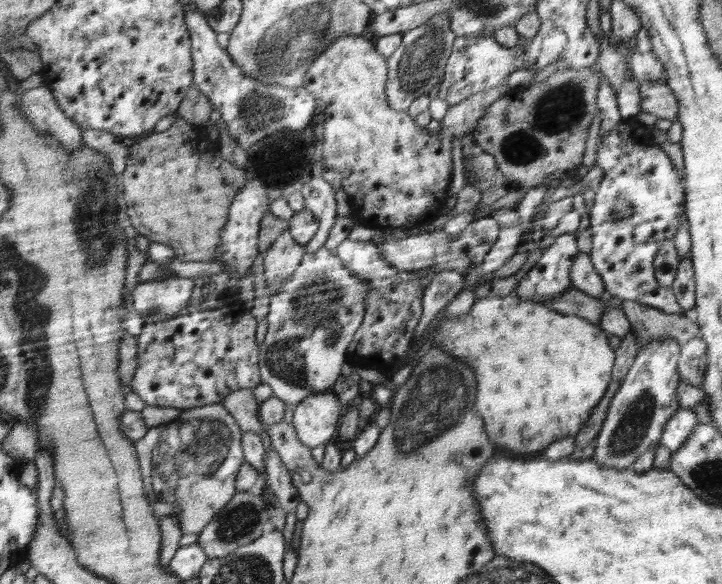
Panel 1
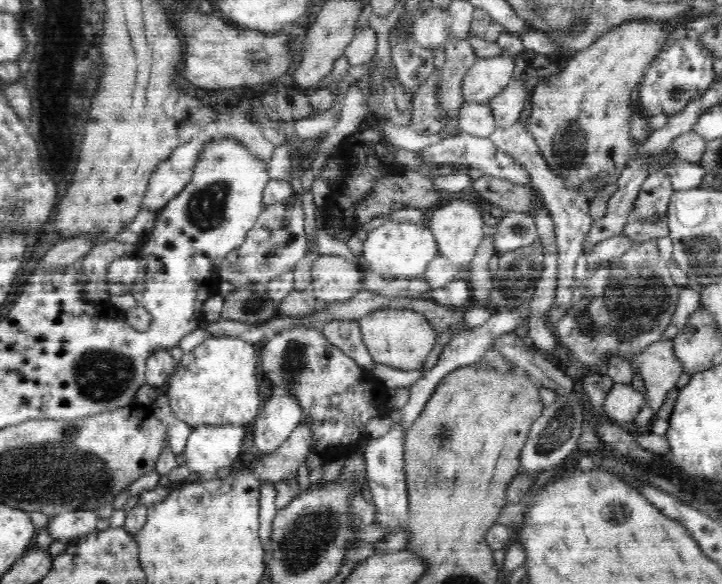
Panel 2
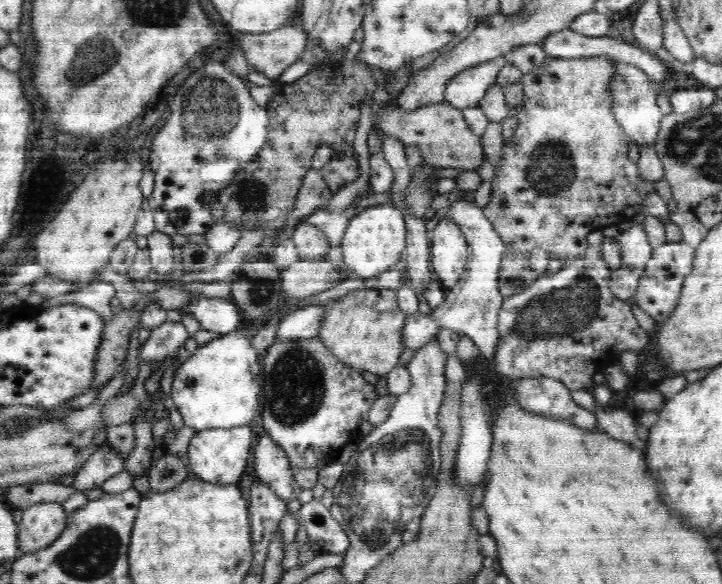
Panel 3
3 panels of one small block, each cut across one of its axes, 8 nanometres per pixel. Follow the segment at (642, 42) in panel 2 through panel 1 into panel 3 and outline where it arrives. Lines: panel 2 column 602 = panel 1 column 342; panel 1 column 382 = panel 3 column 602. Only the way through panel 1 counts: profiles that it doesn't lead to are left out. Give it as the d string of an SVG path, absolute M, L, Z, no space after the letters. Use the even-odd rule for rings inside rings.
M594 55L590 58L548 58L544 64L536 70L532 70L528 74L522 75L520 82L524 87L523 107L517 114L517 127L512 135L512 141L504 143L502 162L495 170L491 182L490 200L483 208L485 217L492 223L496 232L504 241L506 253L514 252L518 255L528 255L535 248L546 249L550 258L560 259L562 262L572 261L584 255L589 244L586 236L590 232L598 232L608 227L616 227L622 222L628 222L632 218L641 214L645 216L643 222L648 240L652 248L656 248L666 242L666 234L664 233L665 224L660 219L645 213L642 209L642 200L644 196L648 196L650 192L655 192L654 181L646 181L640 177L640 169L636 162L628 158L628 135L623 131L619 122L615 119L612 108L612 82L614 82L614 74L616 74L616 64L614 58L608 55Z

